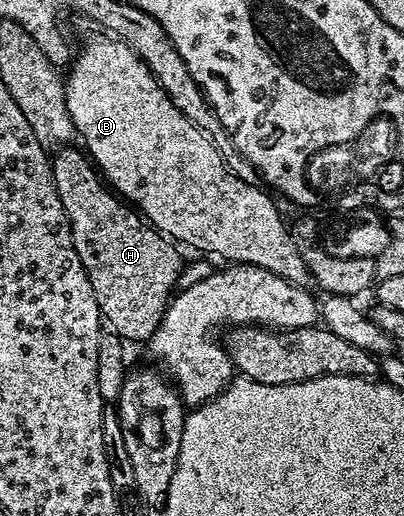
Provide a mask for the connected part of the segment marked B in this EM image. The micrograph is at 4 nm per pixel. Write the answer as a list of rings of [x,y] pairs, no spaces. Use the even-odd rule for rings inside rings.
[[[105,34],[100,35],[101,36],[95,37],[94,40],[87,41],[86,44],[82,46],[81,53],[79,53],[78,56],[76,53],[75,59],[68,69],[68,71],[70,70],[69,76],[67,72],[67,79],[65,80],[65,101],[67,102],[69,117],[71,118],[79,140],[81,136],[82,142],[80,141],[80,143],[83,145],[84,151],[87,153],[90,161],[95,165],[98,173],[108,181],[113,191],[128,201],[148,223],[152,224],[158,232],[168,236],[170,240],[176,242],[178,245],[184,246],[186,249],[188,249],[187,247],[198,248],[198,250],[201,251],[198,253],[201,254],[214,252],[215,255],[222,256],[222,258],[225,259],[222,261],[225,262],[263,266],[263,270],[271,270],[271,274],[279,274],[279,278],[283,278],[295,286],[309,288],[311,284],[309,267],[306,266],[305,260],[297,248],[297,237],[293,235],[290,225],[288,223],[285,225],[285,220],[281,217],[280,210],[273,205],[274,197],[270,195],[264,187],[243,182],[243,178],[236,176],[236,174],[226,166],[223,158],[219,154],[219,150],[215,150],[215,146],[207,138],[207,134],[199,131],[191,122],[191,118],[183,115],[179,110],[179,106],[175,106],[175,102],[171,102],[168,94],[158,86],[155,74],[151,74],[149,67],[147,67],[122,40],[110,38]]]

